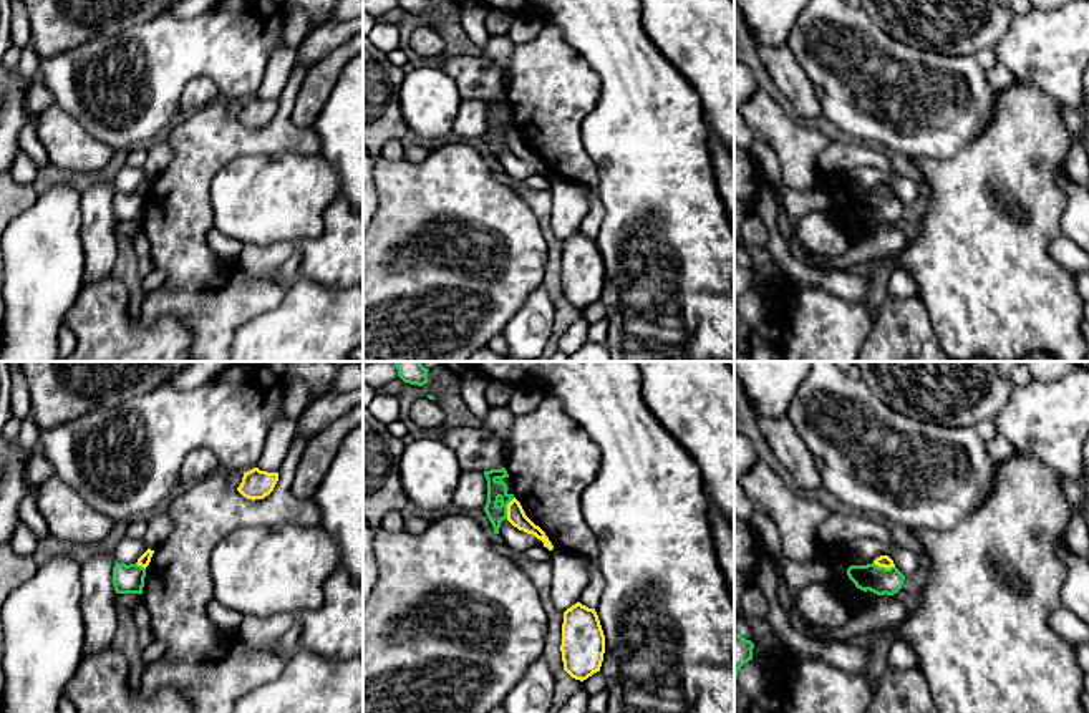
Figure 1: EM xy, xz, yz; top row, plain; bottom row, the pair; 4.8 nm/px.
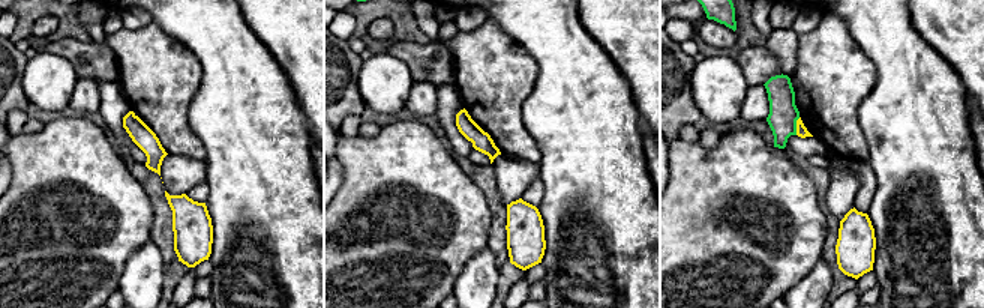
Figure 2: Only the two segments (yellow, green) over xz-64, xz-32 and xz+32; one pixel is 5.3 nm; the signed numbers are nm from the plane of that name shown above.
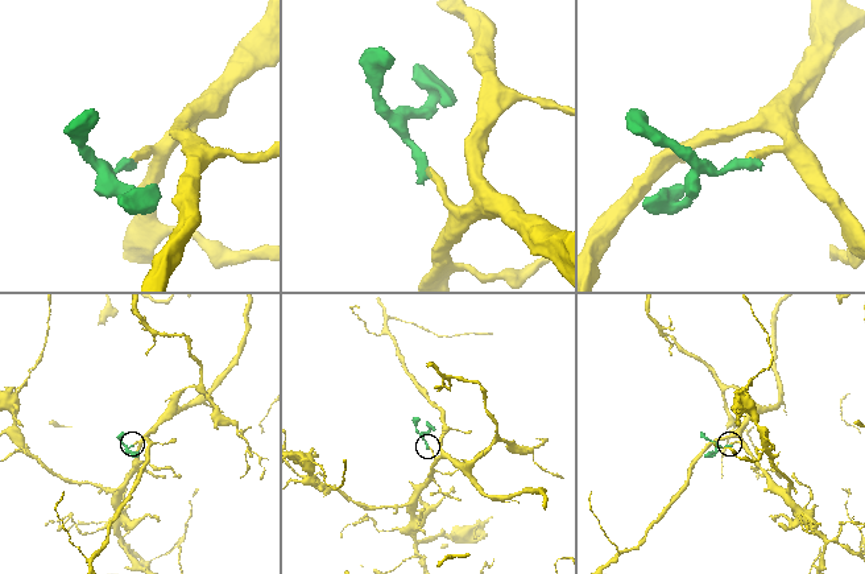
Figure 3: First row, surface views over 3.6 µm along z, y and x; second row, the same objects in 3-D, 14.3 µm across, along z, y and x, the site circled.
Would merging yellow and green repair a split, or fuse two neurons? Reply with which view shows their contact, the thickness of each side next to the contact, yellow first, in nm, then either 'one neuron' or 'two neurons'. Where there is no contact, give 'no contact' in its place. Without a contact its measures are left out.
meets yellow in xz; 90 nm thick on the yellow side, 90 nm on the other; two neurons

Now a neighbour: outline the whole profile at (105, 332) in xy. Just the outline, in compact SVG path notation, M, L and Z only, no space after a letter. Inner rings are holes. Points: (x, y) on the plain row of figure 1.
M109 275L85 282L66 313L76 350L58 361L194 361L184 322L161 317L151 325L128 313L128 287Z

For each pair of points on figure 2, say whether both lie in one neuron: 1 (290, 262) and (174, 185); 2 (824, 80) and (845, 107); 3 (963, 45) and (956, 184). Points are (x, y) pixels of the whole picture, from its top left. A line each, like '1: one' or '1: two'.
1: two
2: one
3: two

